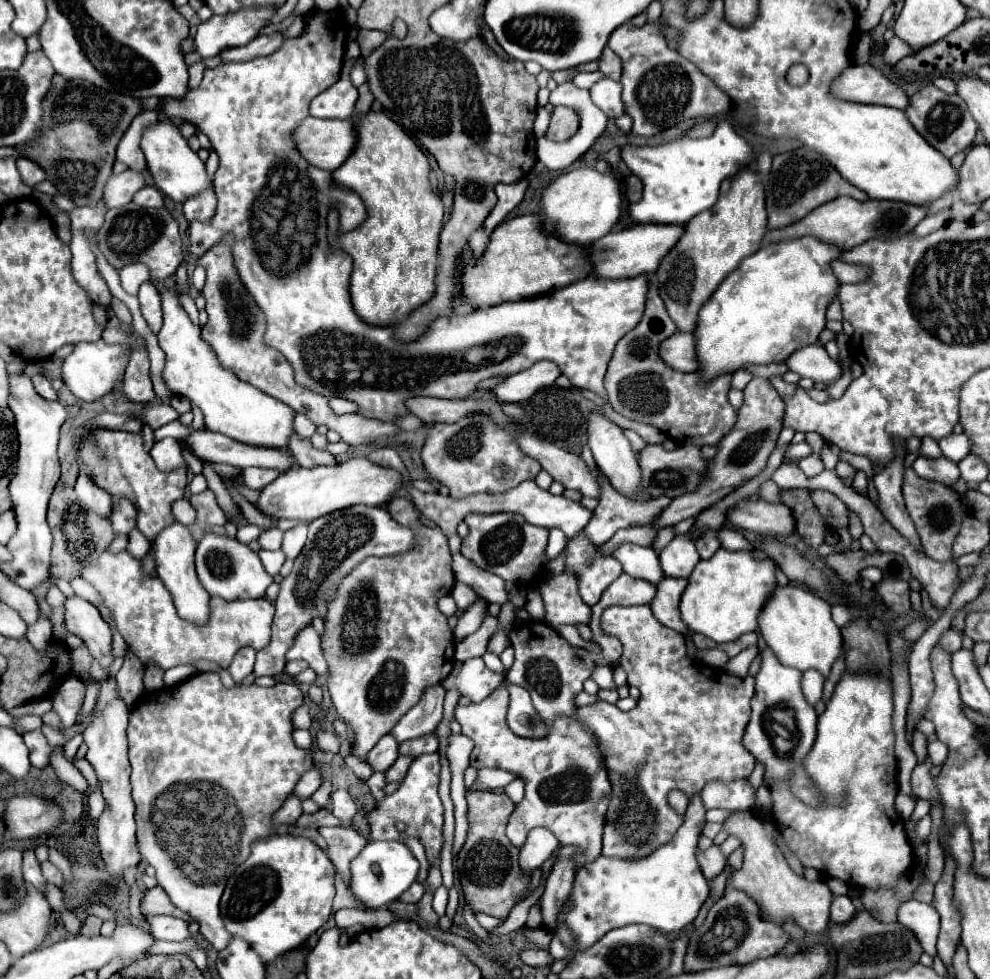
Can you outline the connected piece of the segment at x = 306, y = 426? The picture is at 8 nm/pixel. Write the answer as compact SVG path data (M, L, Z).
M296 413L295 415L294 429L296 433L307 439L310 439L316 432L316 426L301 413Z

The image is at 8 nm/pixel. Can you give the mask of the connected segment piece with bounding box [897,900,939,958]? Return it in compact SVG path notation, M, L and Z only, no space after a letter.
M907 900L897 910L897 920L917 934L923 950L931 958L937 956L935 942L939 936L939 914L931 904L919 900Z

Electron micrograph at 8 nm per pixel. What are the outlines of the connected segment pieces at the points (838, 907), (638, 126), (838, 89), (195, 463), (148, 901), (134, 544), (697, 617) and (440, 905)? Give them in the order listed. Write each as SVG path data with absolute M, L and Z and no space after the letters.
M833 896L831 922L835 922L835 924L847 924L855 916L855 912L857 910L855 910L851 898L847 898L847 896Z
M661 22L645 24L641 28L623 24L611 34L607 46L623 62L623 76L619 82L623 86L625 112L633 118L633 134L655 136L657 132L677 126L689 118L713 118L719 114L729 114L729 96L721 92L695 64L667 46L661 32Z
M871 64L847 68L833 84L833 94L841 100L861 102L861 104L881 104L905 110L909 106L909 96L889 80L881 70Z
M185 444L181 446L181 454L183 454L183 458L185 458L185 464L187 464L187 468L189 468L193 474L201 474L203 462L201 462L201 460L197 460L197 458L193 456L193 452L189 452L189 448L185 448Z
M155 886L151 890L145 892L141 904L139 904L139 910L143 916L159 916L159 914L165 914L165 916L177 916L177 918L183 918L183 920L191 920L185 912L181 912L179 908L175 908L169 900L169 896L165 894L165 890L161 886Z
M133 530L131 534L133 534L133 536L129 536L127 552L129 552L133 558L139 558L139 560L141 560L141 558L147 554L147 548L149 548L147 544L149 544L149 542L141 536L141 532L139 532L139 530Z
M719 548L709 560L701 560L681 596L681 620L693 634L703 634L717 644L733 642L741 634L757 630L761 606L771 596L775 586L775 562L753 560L751 552L729 552Z
M441 886L441 888L435 890L435 894L433 894L433 910L435 910L439 916L445 914L447 898L449 898L449 894L447 894L447 888L445 888L445 886Z

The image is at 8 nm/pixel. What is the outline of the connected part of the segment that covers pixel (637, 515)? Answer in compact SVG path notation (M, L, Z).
M611 484L601 486L603 486L601 500L593 510L593 520L589 520L589 524L585 526L585 532L595 546L605 544L621 528L645 526L655 522L657 516L661 516L661 512L671 504L667 496L639 502L619 496L619 492L611 488Z

